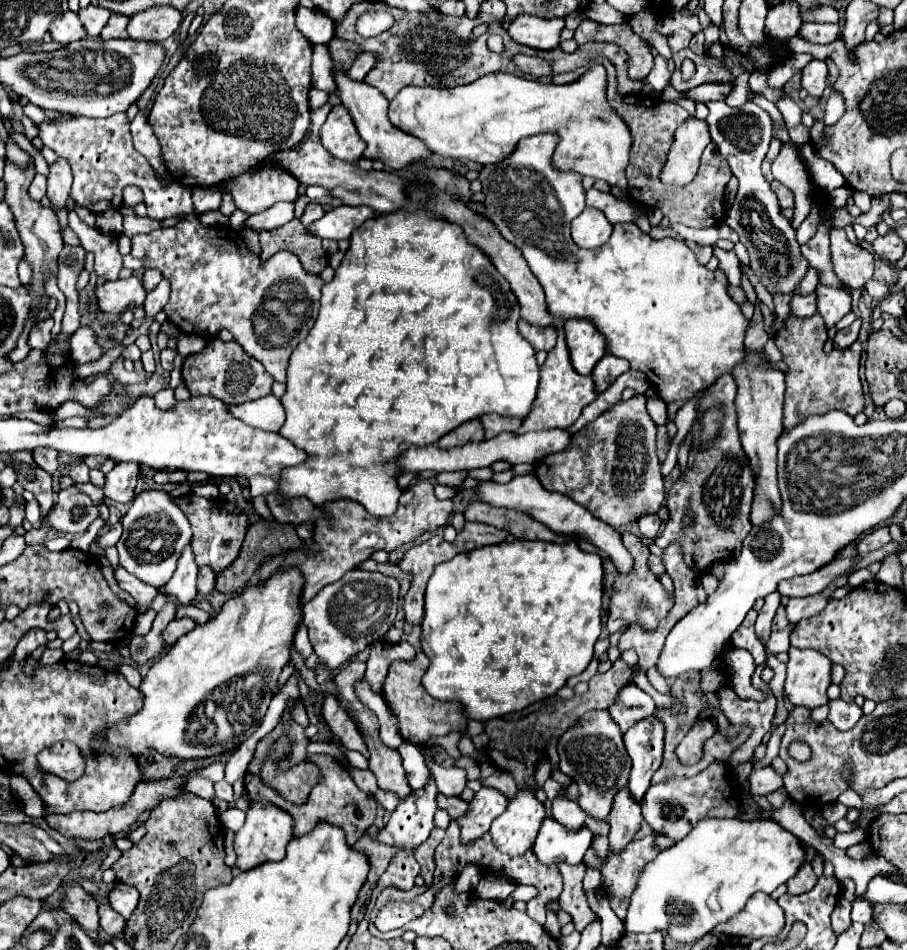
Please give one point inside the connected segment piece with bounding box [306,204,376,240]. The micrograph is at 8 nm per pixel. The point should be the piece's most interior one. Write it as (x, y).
(337, 223)

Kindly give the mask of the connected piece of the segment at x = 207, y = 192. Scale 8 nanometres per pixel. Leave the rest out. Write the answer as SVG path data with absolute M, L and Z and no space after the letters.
M192 188L192 200L194 200L194 212L202 214L208 210L218 210L222 194L214 188Z

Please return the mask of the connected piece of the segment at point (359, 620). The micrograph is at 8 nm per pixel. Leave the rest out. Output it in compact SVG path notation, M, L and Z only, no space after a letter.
M354 568L338 582L324 586L312 600L302 606L304 624L320 664L340 668L372 642L384 638L398 612L398 582L380 572Z

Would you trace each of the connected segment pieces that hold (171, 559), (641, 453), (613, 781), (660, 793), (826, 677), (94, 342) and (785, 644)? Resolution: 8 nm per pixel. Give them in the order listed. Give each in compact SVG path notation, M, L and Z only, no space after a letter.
M148 490L134 498L134 504L122 518L122 526L124 532L116 544L122 568L146 584L152 584L156 588L164 586L164 582L172 578L182 550L192 542L192 526L184 512L172 504L168 492Z
M636 394L626 402L620 400L616 406L612 406L612 410L604 412L594 422L576 432L576 442L572 442L570 450L550 454L548 458L544 458L544 462L536 464L536 476L546 490L560 492L572 498L574 502L590 510L596 518L614 528L638 520L644 514L658 512L664 502L664 480L656 456L656 422L646 410L644 394Z
M606 710L586 712L558 740L560 770L570 776L580 788L580 808L586 816L604 820L610 814L616 790L624 788L630 774L630 758L626 754L620 728L608 718Z
M714 762L692 778L650 786L642 798L642 816L654 832L662 832L674 840L680 840L688 836L702 818L734 818L738 814L738 804L740 786L734 782L732 772L726 766Z
M788 650L788 676L784 682L784 692L794 706L816 708L828 702L826 688L832 684L832 660L816 650Z
M80 326L70 336L70 358L75 364L81 365L104 356L104 348L98 342L96 332L90 326Z
M789 624L782 630L782 632L772 632L770 640L768 640L768 652L770 654L778 654L778 652L786 652L790 648L790 642L788 642L788 634L790 630L794 629L793 624Z

